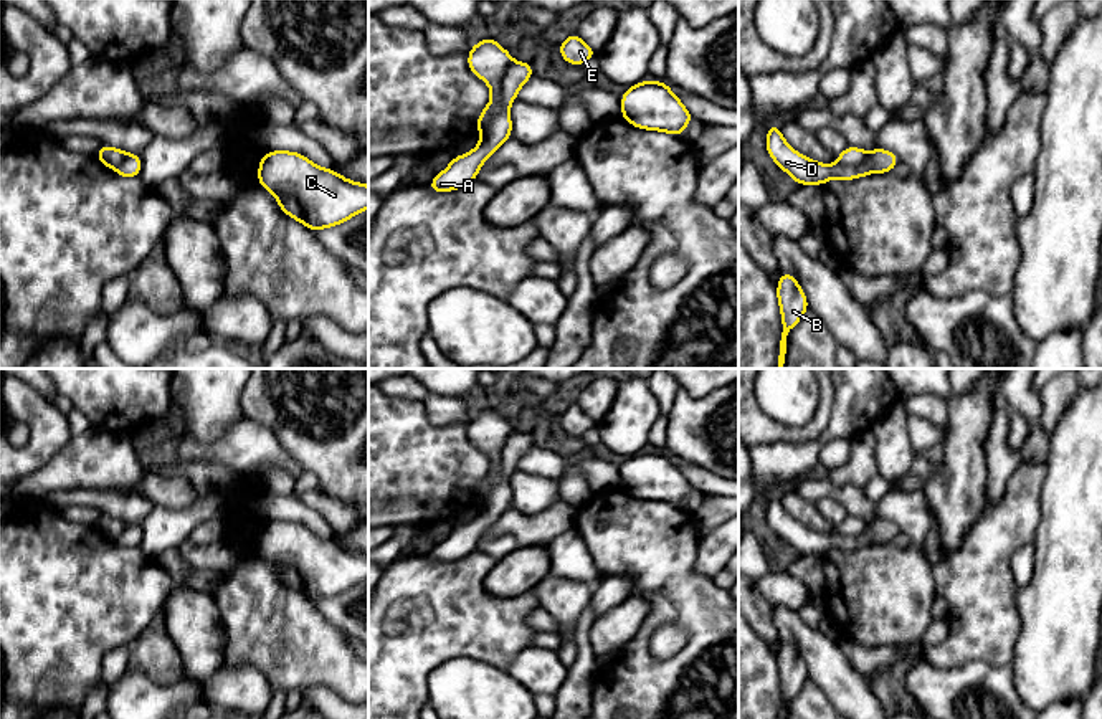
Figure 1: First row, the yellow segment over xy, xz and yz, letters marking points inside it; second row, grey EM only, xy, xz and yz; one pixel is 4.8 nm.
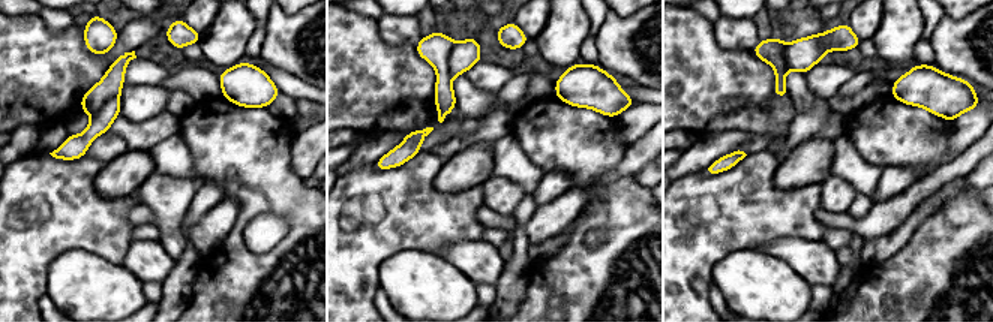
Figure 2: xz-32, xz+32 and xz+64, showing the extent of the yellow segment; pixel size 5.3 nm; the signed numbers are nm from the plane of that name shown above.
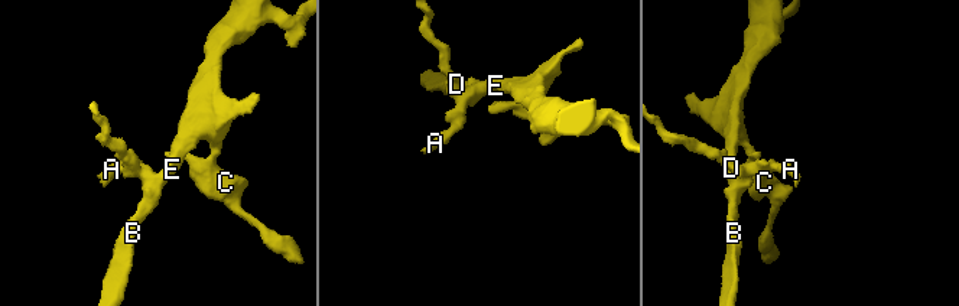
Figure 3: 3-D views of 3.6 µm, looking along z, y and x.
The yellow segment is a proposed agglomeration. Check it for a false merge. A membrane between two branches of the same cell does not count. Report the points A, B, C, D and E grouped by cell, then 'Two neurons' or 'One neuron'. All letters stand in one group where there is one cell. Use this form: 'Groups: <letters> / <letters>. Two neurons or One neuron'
Groups: A D / B C E. Two neurons

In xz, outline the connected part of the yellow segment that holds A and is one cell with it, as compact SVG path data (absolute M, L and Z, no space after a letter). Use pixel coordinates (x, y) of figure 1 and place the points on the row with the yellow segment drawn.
M486 36L469 48L468 68L491 88L491 122L479 144L468 154L454 155L449 165L426 185L431 192L454 192L476 180L482 164L512 137L511 114L499 104L501 81L512 55Z

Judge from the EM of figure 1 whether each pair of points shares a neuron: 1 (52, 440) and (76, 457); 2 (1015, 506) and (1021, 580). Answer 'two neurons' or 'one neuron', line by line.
1: two neurons
2: two neurons

